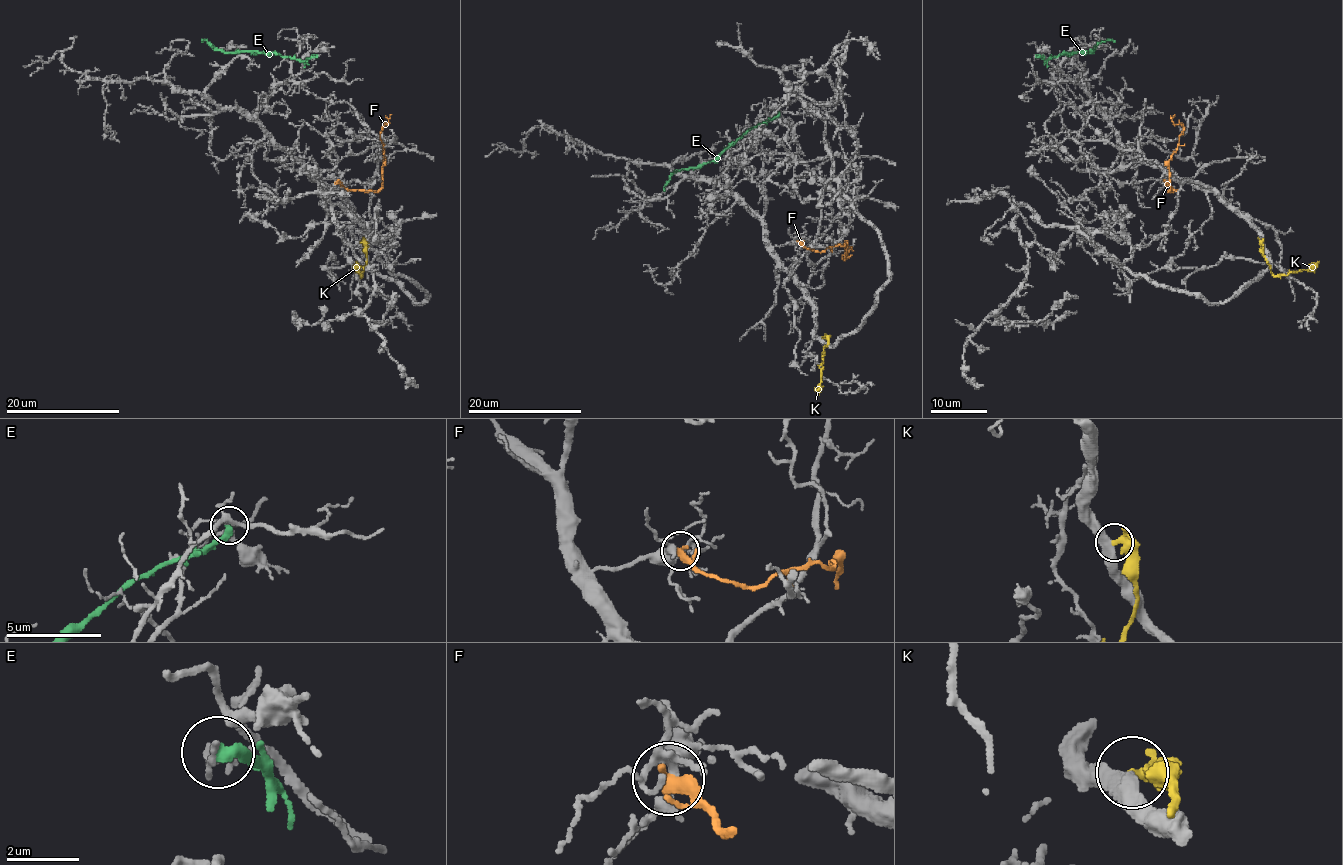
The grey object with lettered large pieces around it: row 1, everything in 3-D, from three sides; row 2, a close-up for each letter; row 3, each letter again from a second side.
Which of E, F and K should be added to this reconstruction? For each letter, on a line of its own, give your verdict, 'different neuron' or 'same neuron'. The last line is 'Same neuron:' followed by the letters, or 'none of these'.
E: different neuron
F: different neuron
K: different neuron
Same neuron: none of these

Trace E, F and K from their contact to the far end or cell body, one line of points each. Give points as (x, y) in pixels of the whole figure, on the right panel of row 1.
E: (1036, 56), (1047, 60), (1065, 53), (1091, 52), (1101, 42), (1115, 42)
F: (1164, 182), (1176, 189), (1169, 190), (1170, 155), (1177, 147), (1183, 128), (1173, 122), (1174, 114)
K: (1261, 241), (1265, 260), (1275, 275), (1310, 270), (1319, 261)

